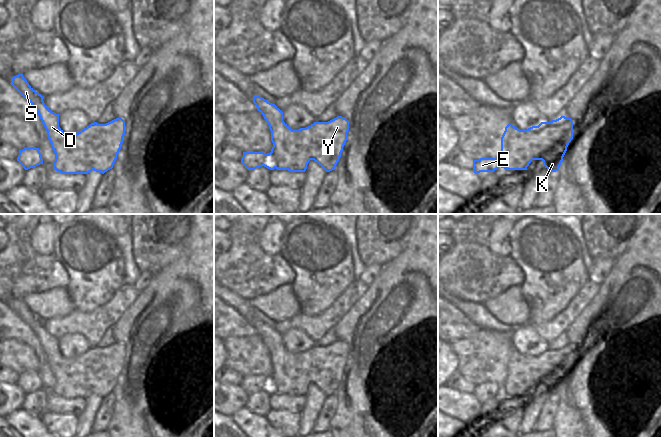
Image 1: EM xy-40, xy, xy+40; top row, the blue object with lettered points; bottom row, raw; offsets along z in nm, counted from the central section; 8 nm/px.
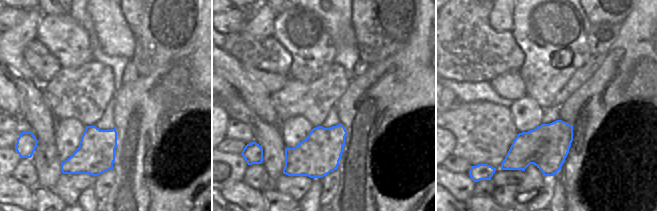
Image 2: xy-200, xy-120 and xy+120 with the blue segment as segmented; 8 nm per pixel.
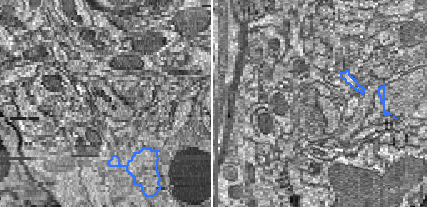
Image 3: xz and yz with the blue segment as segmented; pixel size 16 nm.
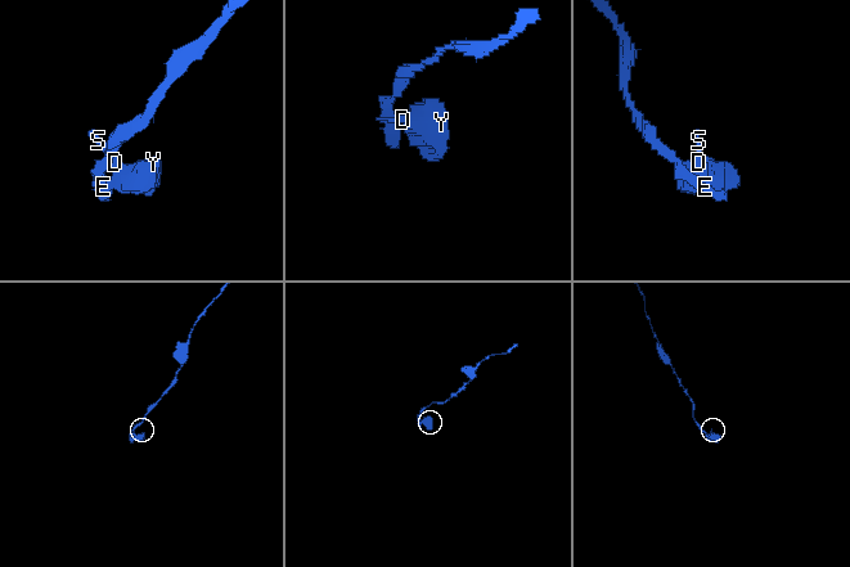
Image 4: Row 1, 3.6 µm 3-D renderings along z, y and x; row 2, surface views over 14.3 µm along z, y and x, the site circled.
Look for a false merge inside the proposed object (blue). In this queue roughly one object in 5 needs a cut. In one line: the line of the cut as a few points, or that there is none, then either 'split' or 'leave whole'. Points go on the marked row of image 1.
cut xy (270, 152), (274, 159), (275, 167); split

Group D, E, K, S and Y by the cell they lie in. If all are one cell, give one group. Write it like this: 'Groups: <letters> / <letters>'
Groups: D K S Y / E.

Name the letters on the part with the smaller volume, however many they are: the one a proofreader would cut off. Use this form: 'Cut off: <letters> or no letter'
Cut off: D, K, S, Y.

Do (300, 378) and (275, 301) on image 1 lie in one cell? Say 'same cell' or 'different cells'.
different cells

